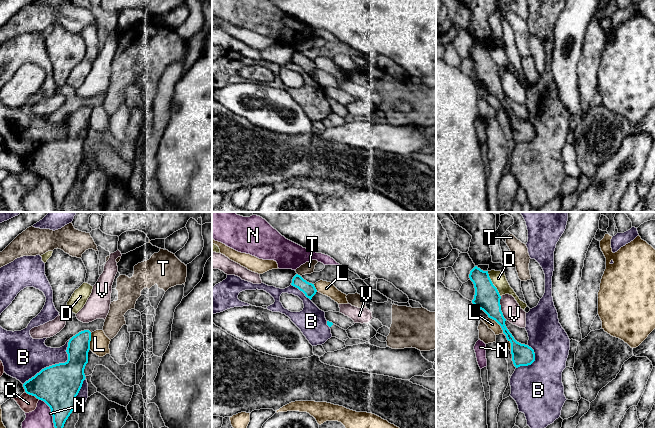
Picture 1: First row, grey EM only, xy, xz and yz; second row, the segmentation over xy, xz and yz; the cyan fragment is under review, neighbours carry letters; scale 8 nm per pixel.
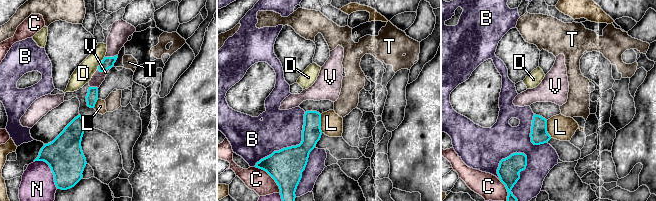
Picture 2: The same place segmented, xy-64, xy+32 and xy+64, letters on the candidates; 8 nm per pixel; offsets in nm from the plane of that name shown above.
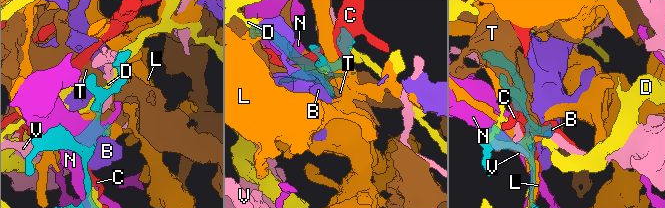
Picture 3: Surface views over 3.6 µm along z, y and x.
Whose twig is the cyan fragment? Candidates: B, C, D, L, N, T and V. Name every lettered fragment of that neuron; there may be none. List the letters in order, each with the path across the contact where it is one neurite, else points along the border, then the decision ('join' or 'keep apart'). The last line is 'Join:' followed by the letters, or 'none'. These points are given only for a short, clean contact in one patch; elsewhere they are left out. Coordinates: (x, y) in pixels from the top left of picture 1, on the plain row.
B: keep apart
C: keep apart
D: keep apart
L: keep apart
N: keep apart
T: along xz (297, 49), (300, 52) | keep apart
V: keep apart
Join: none

